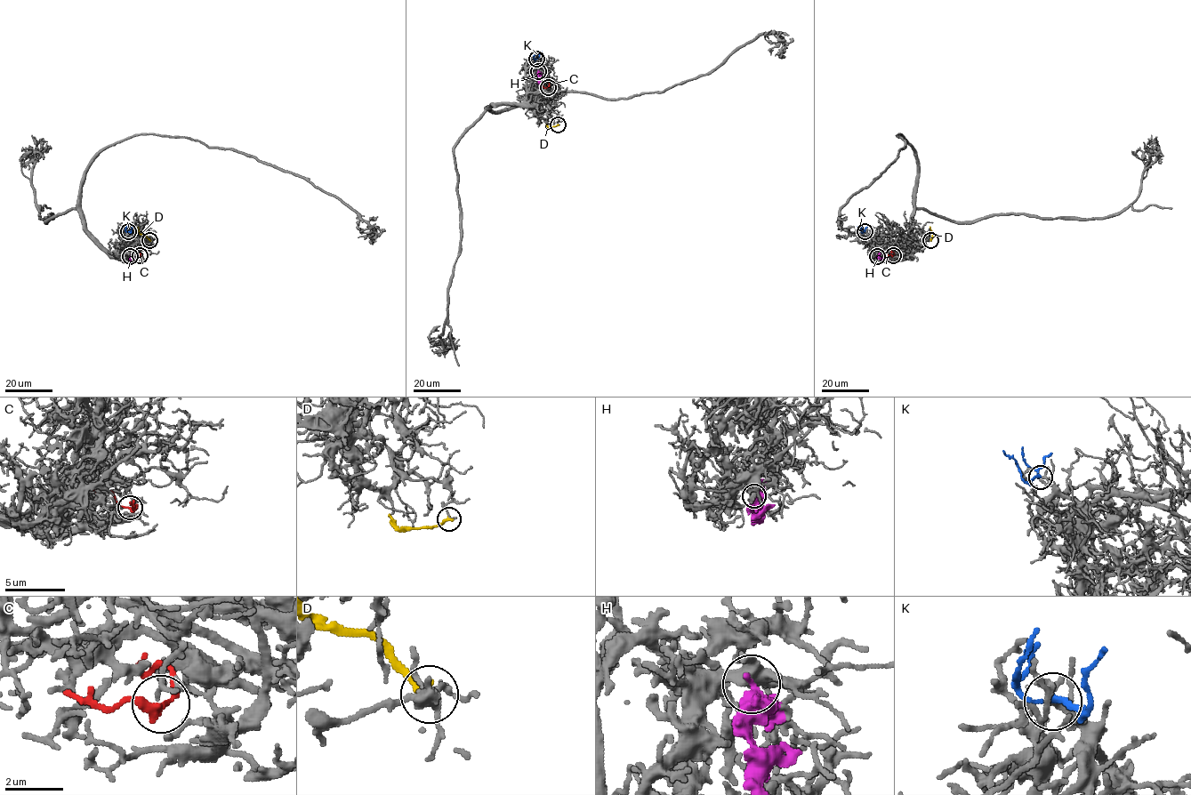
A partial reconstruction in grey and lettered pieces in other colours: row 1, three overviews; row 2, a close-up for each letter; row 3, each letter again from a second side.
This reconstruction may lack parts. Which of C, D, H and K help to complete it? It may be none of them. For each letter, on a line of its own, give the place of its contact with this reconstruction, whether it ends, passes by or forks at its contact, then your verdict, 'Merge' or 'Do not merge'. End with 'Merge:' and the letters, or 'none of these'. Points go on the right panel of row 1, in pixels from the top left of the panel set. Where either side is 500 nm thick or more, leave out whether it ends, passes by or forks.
C: Touches grey at (893, 255). It passes by. Do not merge
D: Touches grey at (930, 240). It ends there. Do not merge
H: Touches grey at (877, 256). It passes by. Do not merge
K: Touches grey at (865, 231). It passes by. Merge
Merge: K

